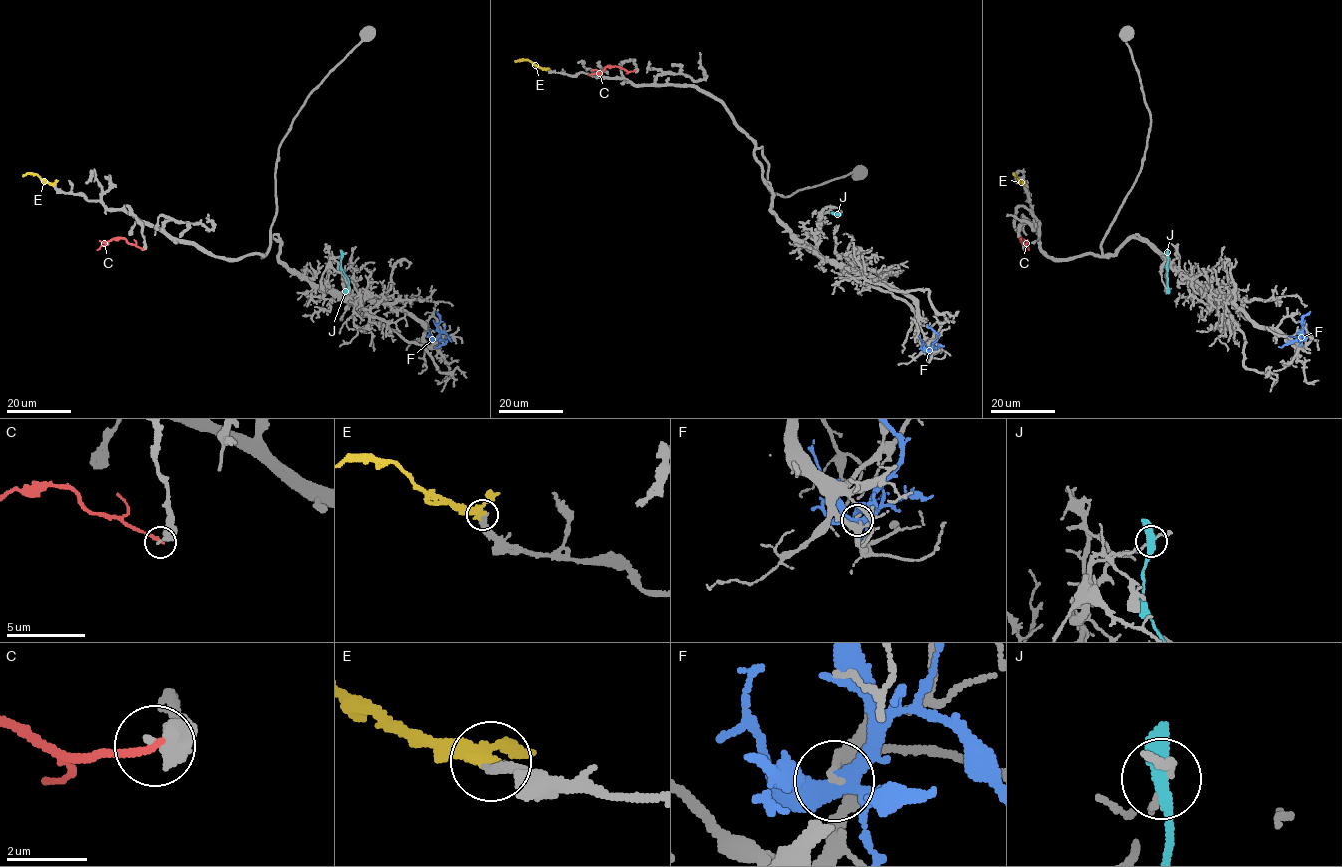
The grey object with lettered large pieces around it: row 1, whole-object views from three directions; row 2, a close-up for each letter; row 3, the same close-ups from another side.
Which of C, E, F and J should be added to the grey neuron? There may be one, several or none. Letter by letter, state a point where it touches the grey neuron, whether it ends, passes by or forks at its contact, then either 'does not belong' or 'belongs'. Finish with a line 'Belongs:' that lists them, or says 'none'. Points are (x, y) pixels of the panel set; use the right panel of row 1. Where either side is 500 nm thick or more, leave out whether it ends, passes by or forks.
C: contact (1024, 249); it ends; does not belong
E: contact (1024, 185); it passes by; belongs
F: contact (1305, 338); it forks; does not belong
J: contact (1167, 254); it passes by; does not belong
Belongs: E

